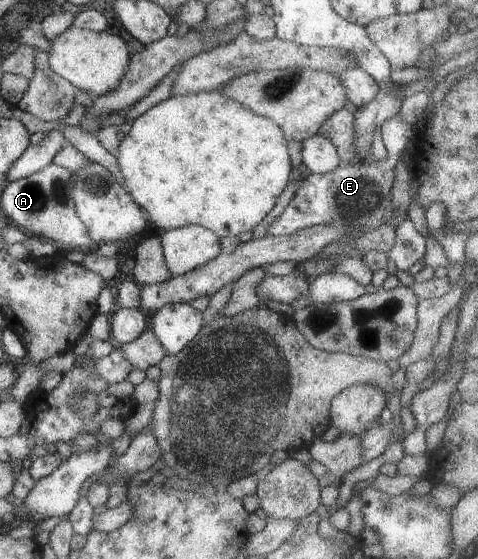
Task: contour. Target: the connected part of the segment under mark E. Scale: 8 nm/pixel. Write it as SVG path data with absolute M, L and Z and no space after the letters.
M397 113L381 124L381 137L387 148L387 158L380 161L361 161L356 165L340 164L328 173L311 173L299 186L285 211L269 228L269 235L290 235L313 225L348 227L348 233L337 241L350 243L357 237L383 226L388 212L388 198L395 178L395 165L414 136L415 126L403 121Z

